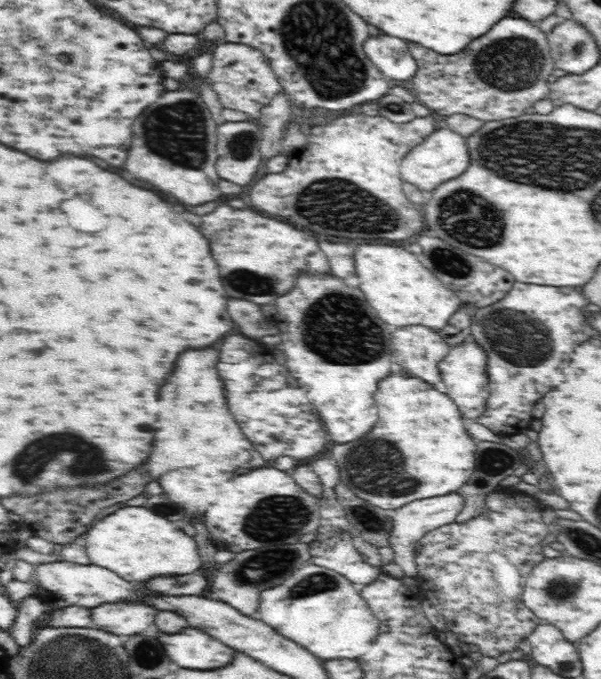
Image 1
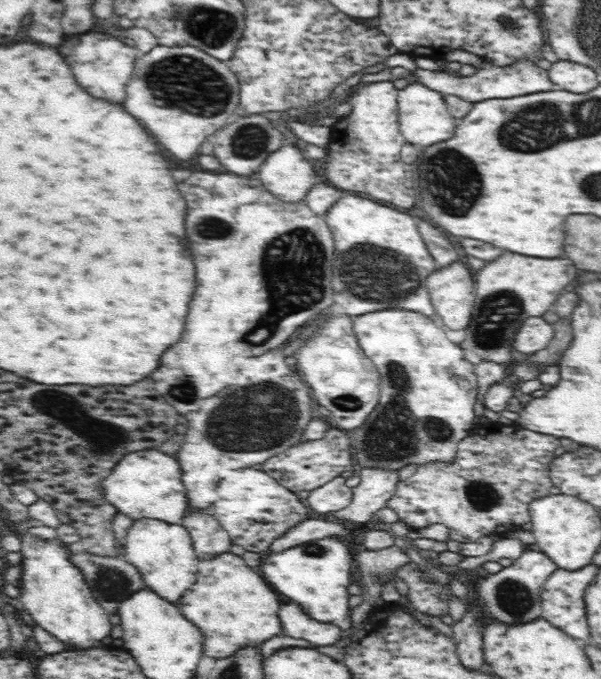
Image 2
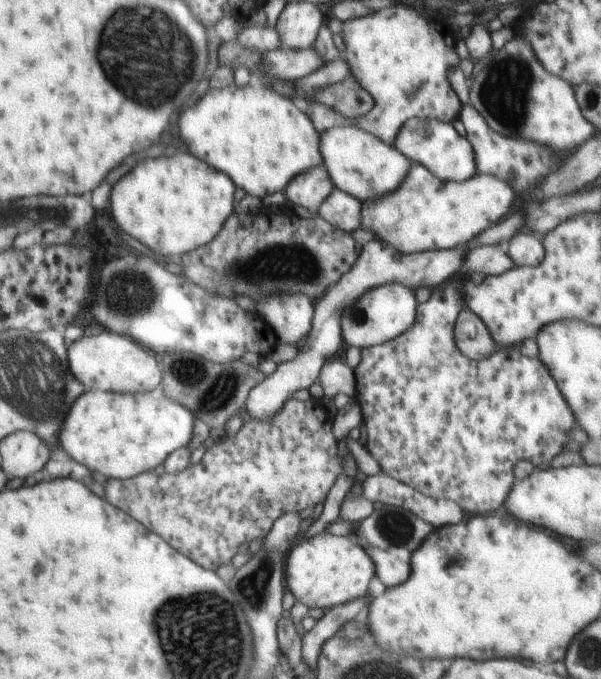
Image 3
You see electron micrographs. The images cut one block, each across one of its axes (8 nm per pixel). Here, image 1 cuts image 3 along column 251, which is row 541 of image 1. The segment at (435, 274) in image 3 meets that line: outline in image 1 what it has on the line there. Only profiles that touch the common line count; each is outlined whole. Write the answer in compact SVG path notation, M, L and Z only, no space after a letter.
M456 492L424 500L415 500L391 512L390 547L393 550L393 561L401 566L405 577L414 578L418 576L413 550L414 543L420 541L428 531L454 523L463 508L464 497Z

